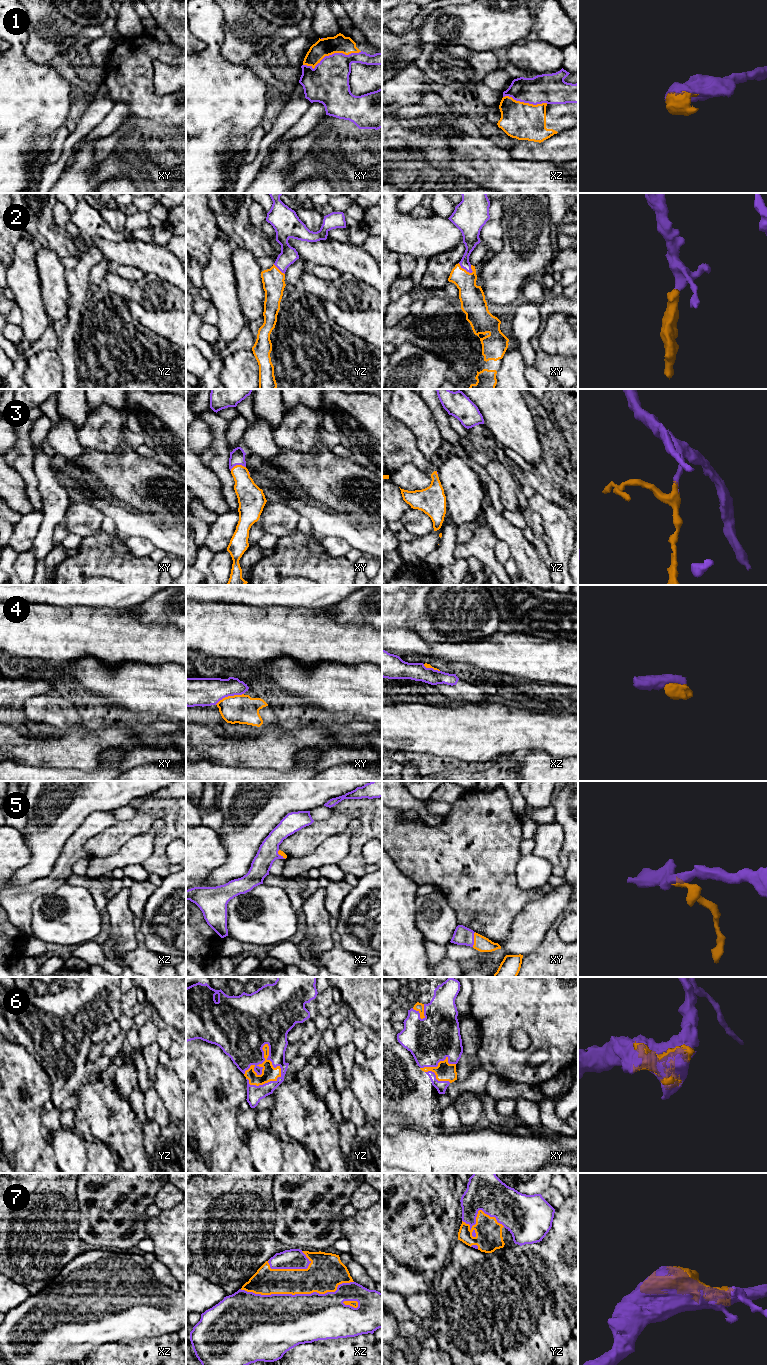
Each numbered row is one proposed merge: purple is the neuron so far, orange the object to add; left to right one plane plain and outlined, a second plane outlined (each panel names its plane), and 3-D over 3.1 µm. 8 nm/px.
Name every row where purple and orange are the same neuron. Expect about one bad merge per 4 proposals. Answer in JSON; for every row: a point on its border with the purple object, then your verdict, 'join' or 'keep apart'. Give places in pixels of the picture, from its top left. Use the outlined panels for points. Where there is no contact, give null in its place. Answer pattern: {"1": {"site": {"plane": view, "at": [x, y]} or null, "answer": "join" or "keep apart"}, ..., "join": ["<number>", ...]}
{"1": {"site": {"plane": "xy", "at": [332, 54]}, "answer": "join"}, "2": {"site": {"plane": "xy", "at": [466, 270]}, "answer": "join"}, "3": {"site": {"plane": "xy", "at": [237, 464]}, "answer": "join"}, "4": {"site": {"plane": "xy", "at": [229, 695]}, "answer": "keep apart"}, "5": {"site": {"plane": "xy", "at": [473, 939]}, "answer": "join"}, "6": {"site": {"plane": "yz", "at": [281, 1072]}, "answer": "join"}, "7": {"site": {"plane": "xz", "at": [297, 1294]}, "answer": "join"}, "join": ["1", "2", "3", "5", "6", "7"]}

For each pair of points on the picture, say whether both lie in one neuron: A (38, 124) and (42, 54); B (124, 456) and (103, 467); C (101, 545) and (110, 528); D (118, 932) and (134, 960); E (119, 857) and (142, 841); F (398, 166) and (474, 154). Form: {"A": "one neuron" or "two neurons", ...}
{"A": "two neurons", "B": "one neuron", "C": "two neurons", "D": "two neurons", "E": "one neuron", "F": "one neuron"}

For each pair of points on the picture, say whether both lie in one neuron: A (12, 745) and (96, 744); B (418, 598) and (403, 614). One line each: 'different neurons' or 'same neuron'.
A: same neuron
B: same neuron

